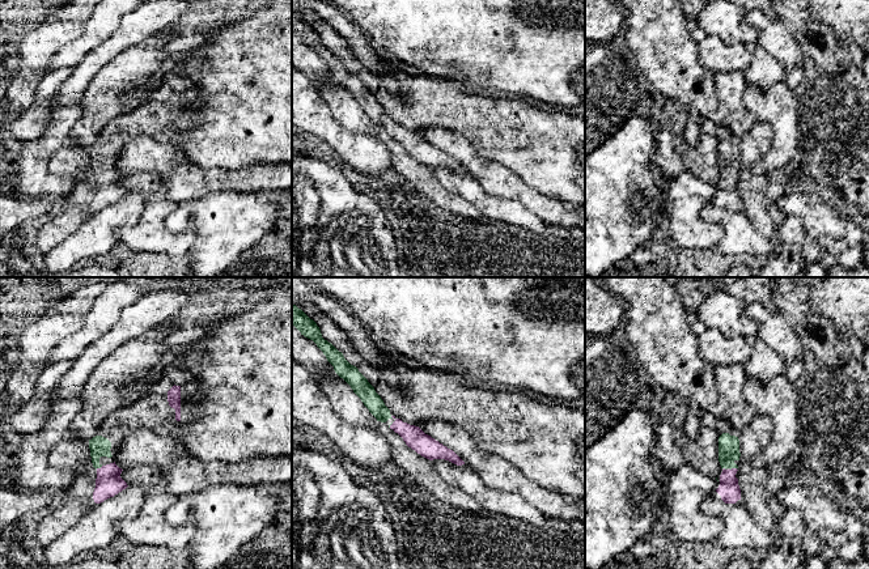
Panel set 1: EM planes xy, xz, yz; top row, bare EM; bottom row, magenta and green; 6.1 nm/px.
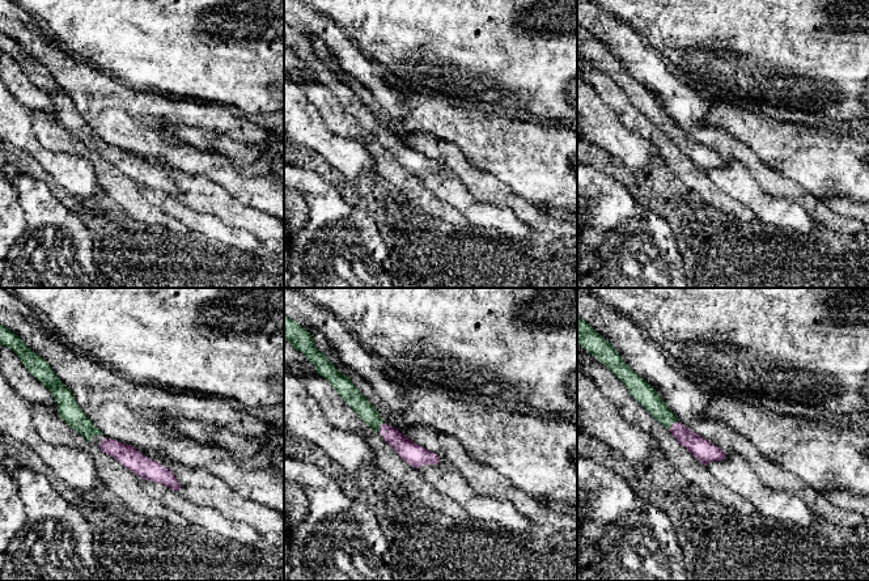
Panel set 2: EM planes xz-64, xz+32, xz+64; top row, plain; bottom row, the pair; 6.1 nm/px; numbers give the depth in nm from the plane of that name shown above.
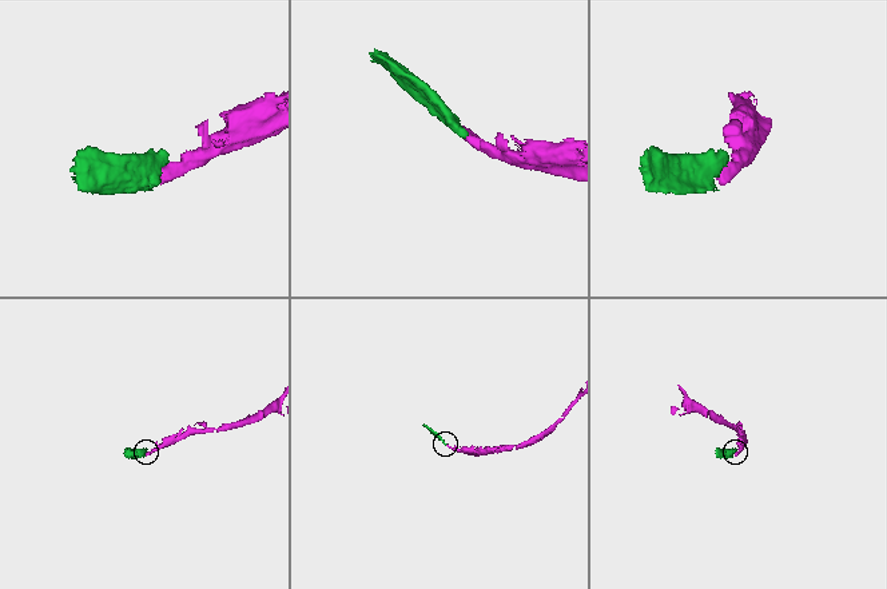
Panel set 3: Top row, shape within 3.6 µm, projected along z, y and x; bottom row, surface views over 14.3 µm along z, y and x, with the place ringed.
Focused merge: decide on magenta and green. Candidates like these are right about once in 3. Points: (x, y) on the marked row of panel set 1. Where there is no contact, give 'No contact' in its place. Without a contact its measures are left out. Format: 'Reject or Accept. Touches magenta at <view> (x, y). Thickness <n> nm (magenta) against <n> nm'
Accept. Touches magenta at xy (98, 468). Thickness 160 nm (magenta) against 130 nm

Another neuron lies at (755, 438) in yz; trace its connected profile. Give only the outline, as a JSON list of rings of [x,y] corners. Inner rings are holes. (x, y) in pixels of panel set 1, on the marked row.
[[[758,413],[747,424],[738,434],[741,457],[737,470],[741,502],[762,528],[775,534],[777,521],[768,506],[768,496],[766,494],[768,468],[755,467],[753,463],[756,455],[768,450],[772,430],[772,419],[764,413]]]

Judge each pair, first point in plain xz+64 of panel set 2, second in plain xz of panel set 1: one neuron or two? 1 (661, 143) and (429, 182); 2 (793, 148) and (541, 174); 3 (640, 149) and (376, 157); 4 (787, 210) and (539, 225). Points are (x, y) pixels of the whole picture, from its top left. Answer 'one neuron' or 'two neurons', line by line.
1: one neuron
2: one neuron
3: one neuron
4: one neuron

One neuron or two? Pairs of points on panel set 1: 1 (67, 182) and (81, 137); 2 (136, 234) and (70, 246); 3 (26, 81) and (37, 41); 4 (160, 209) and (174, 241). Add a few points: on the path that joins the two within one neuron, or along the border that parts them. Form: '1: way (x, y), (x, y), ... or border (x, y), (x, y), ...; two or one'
1: border (81, 110), (81, 115), (68, 139); two
2: border (140, 217), (117, 233), (117, 242); two
3: way (30, 71), (35, 51); one
4: way (160, 217), (160, 229), (166, 236); one

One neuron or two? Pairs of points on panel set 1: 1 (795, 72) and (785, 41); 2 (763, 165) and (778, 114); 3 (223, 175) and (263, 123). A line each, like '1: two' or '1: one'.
1: one
2: one
3: two

